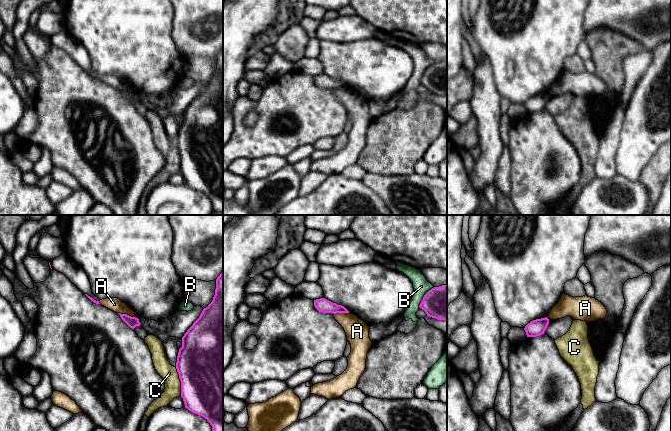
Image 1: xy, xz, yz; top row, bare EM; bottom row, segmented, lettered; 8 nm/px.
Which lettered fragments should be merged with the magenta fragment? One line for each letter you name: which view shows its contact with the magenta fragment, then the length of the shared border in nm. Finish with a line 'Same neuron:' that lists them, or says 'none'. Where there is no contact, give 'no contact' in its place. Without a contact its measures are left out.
Same neuron: none

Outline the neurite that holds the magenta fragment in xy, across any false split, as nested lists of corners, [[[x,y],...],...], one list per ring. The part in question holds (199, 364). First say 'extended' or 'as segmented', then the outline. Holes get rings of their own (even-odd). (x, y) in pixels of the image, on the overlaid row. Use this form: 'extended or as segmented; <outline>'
as segmented; [[[223,272],[216,279],[212,302],[203,309],[199,318],[182,337],[176,369],[181,381],[181,397],[185,408],[204,417],[212,426],[212,431],[223,431]]]

